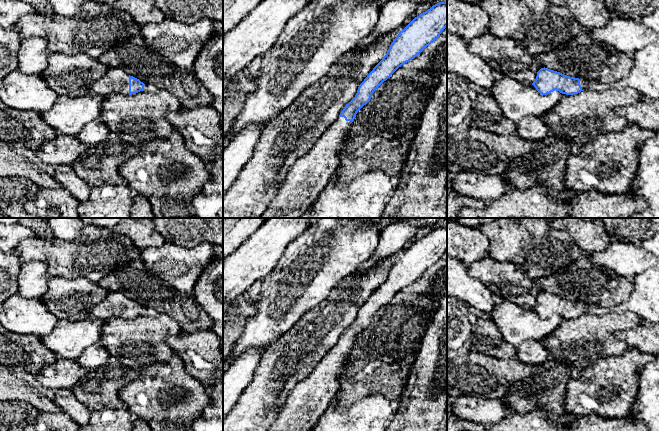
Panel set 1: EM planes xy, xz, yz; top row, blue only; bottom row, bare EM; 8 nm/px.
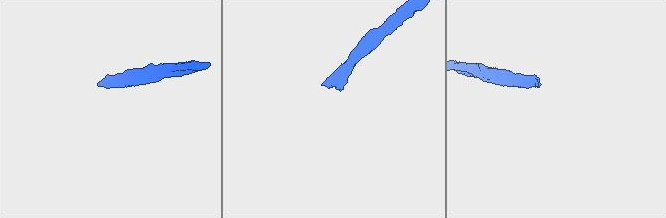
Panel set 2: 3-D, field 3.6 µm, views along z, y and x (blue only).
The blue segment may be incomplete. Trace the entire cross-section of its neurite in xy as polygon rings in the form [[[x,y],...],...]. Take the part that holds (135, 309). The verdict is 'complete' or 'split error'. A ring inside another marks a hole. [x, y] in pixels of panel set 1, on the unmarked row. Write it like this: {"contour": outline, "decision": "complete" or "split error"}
{"contour": [[[109,292],[105,300],[92,309],[92,315],[104,321],[113,317],[132,319],[143,315],[144,310],[143,306],[128,299],[122,293]]], "decision": "split error"}

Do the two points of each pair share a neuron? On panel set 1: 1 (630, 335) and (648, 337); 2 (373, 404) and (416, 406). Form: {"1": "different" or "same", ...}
{"1": "same", "2": "different"}

